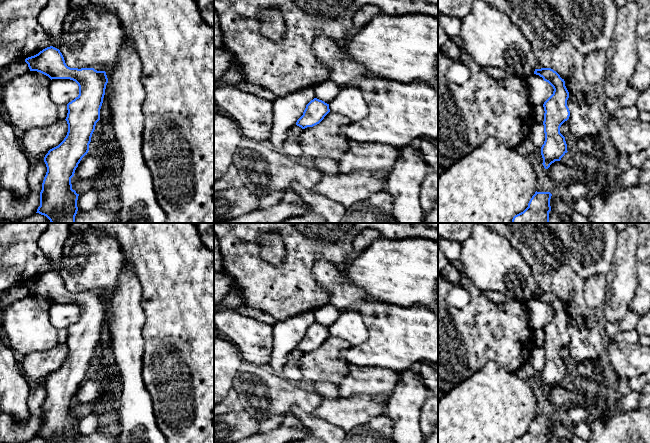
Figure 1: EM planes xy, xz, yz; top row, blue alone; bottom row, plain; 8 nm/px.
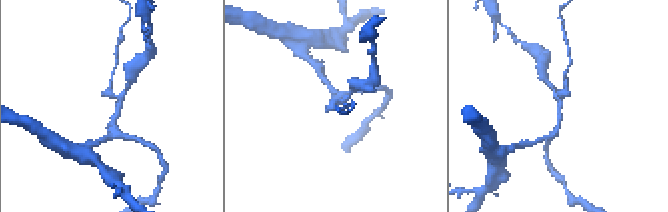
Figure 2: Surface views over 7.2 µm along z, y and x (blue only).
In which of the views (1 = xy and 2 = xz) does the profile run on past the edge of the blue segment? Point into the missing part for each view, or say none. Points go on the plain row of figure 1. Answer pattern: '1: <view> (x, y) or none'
1: none
2: none

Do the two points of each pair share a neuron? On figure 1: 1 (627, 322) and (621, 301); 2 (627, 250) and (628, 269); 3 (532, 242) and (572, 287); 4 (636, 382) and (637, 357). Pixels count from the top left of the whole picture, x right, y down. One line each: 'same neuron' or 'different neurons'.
1: different neurons
2: same neuron
3: same neuron
4: different neurons

